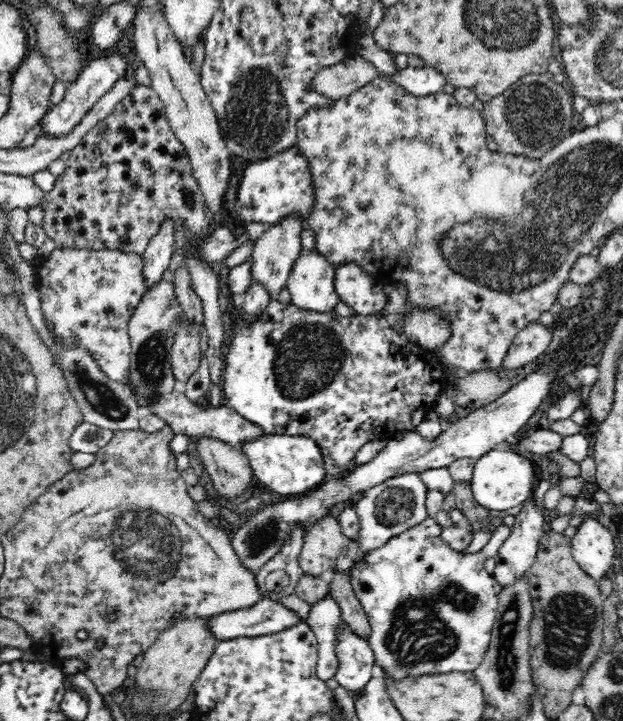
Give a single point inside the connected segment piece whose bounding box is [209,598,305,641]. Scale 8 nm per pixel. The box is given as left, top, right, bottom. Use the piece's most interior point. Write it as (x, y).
(268, 616)

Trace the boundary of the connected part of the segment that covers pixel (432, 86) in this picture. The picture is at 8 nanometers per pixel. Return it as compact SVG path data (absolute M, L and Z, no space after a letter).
M432 67L402 69L396 76L392 76L396 85L404 88L413 96L434 94L443 90L448 84L446 76Z

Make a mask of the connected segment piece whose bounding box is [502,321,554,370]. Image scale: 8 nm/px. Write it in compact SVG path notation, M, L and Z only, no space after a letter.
M537 321L517 331L502 362L503 368L505 370L517 369L544 354L552 342L553 330L554 324L548 326Z

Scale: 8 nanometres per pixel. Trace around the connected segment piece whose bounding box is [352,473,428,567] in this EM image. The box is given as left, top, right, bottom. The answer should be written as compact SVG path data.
M404 473L384 480L361 493L361 498L353 506L359 519L359 552L352 567L360 564L372 550L385 546L392 537L410 530L425 520L427 515L427 489L422 482L420 473Z

